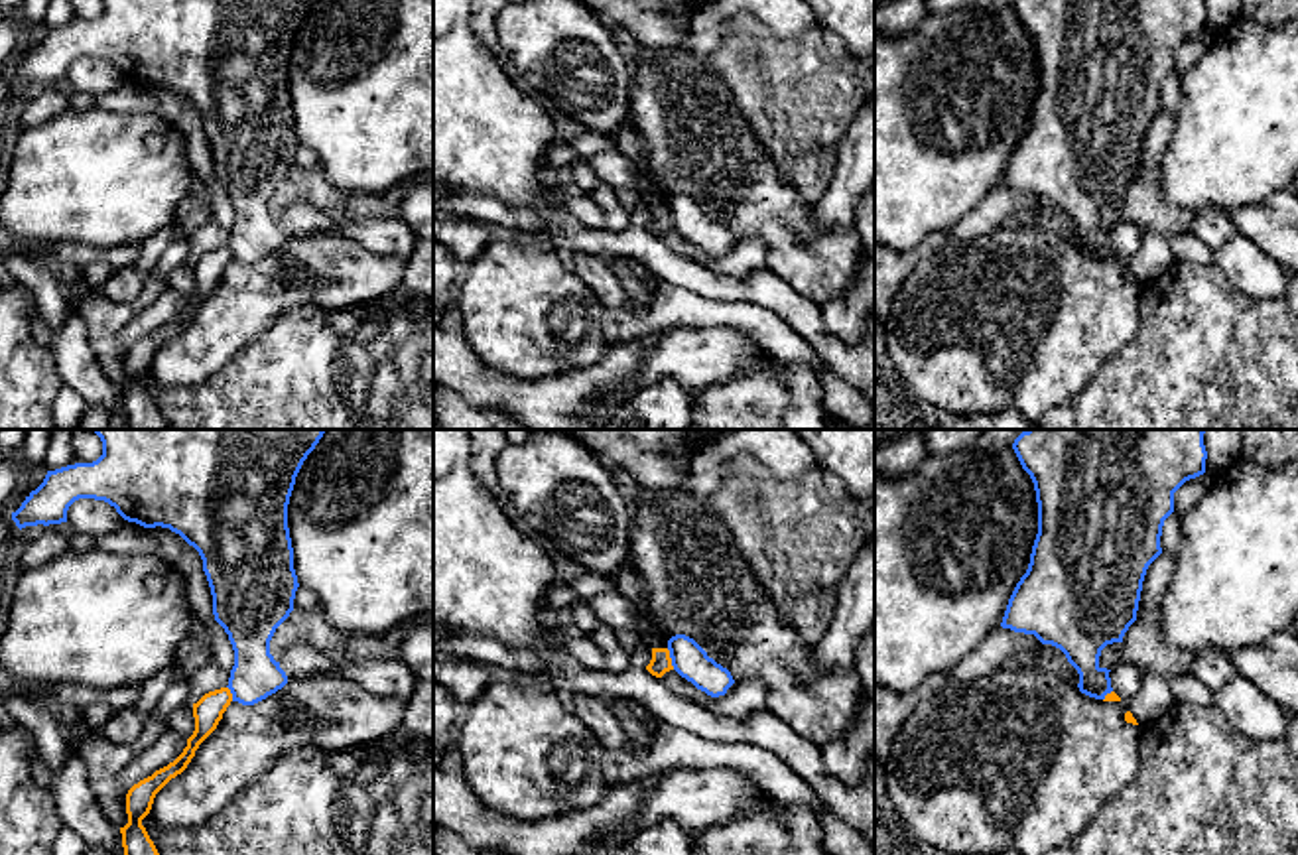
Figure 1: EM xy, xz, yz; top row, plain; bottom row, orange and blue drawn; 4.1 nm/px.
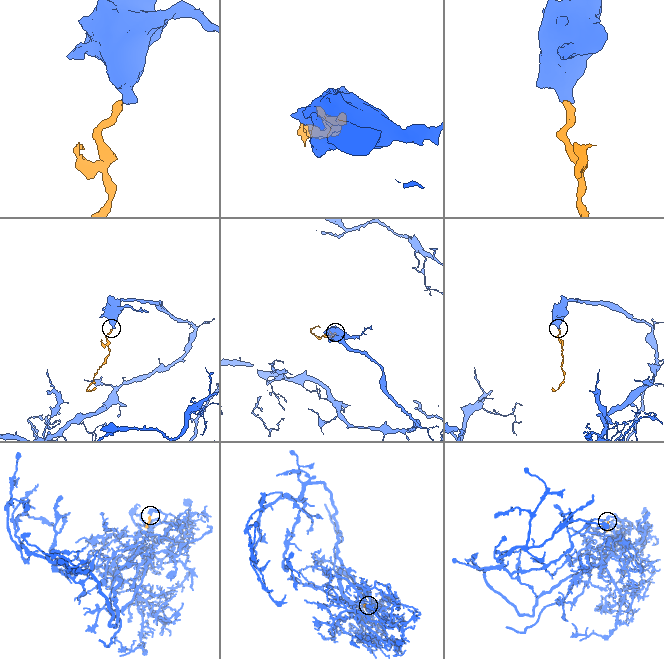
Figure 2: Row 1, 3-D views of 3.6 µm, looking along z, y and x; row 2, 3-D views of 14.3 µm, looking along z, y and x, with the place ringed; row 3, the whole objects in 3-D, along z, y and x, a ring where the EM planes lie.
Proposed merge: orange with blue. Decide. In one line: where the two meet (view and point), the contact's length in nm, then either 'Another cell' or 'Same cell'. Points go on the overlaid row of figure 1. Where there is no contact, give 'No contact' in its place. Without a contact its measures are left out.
Touches orange at xz (670, 658). Shared border 90 nm. Another cell

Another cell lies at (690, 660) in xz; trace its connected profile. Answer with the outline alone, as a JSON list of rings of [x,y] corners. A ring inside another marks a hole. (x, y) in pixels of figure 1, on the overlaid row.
[[[676,634],[668,640],[674,670],[711,697],[725,695],[735,684],[731,672],[717,664],[689,636]]]

